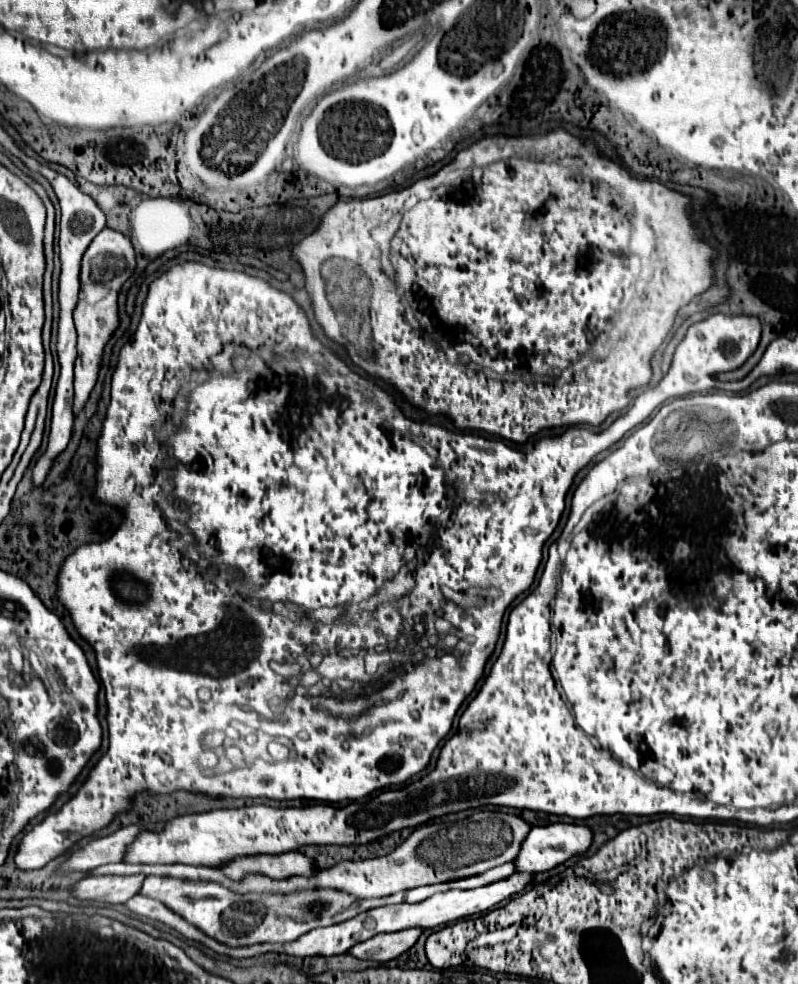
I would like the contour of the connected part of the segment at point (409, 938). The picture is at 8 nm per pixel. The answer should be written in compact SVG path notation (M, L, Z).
M410 928L410 930L402 930L402 932L392 932L392 934L378 934L358 946L352 946L348 950L348 954L360 958L360 960L372 960L372 962L388 962L398 958L402 952L406 952L410 946L414 946L414 942L418 940L418 936L422 934L422 930L418 928Z

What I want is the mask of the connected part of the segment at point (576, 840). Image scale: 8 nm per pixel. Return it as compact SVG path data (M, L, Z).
M548 824L548 826L532 826L528 836L524 838L518 856L514 858L516 872L546 872L552 870L554 866L566 862L574 854L582 854L588 850L592 840L592 832L586 826L576 826L576 824Z

